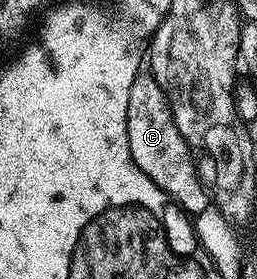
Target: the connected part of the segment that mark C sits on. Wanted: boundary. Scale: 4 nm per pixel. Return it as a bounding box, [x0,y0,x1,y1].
[127,73,209,216]

